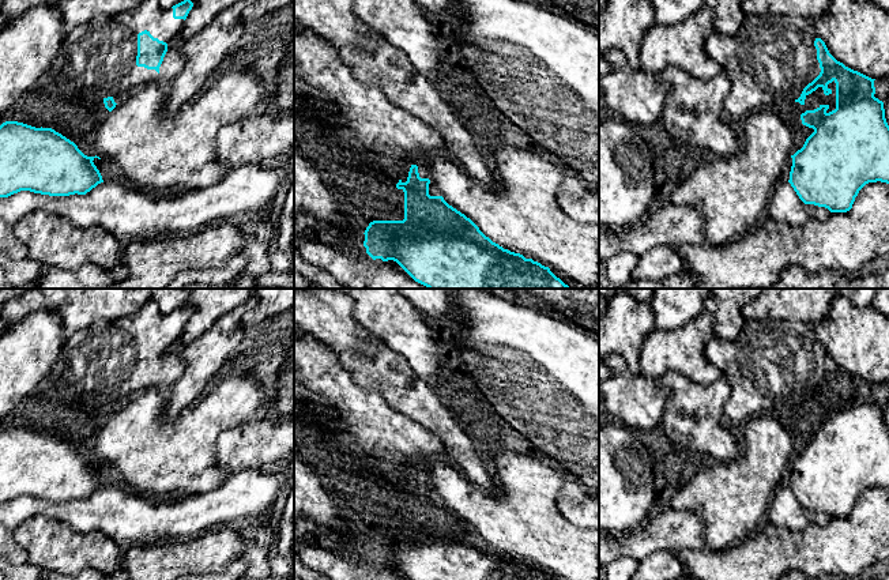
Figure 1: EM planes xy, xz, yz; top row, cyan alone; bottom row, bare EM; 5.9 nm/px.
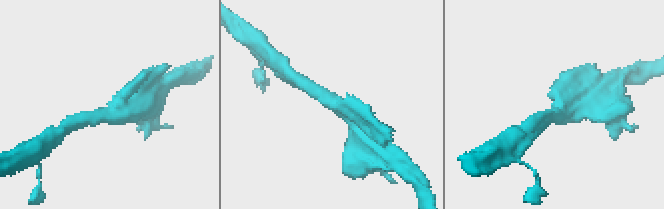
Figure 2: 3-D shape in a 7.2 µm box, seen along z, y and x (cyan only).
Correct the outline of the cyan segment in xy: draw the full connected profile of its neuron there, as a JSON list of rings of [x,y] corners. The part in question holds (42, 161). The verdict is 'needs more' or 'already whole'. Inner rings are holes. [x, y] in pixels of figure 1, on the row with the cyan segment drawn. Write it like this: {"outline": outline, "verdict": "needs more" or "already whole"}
{"outline": [[[5,121],[0,125],[0,197],[8,197],[20,191],[49,196],[86,195],[103,182],[94,159],[99,157],[84,155],[78,146],[52,128],[35,128],[18,121]]], "verdict": "already whole"}

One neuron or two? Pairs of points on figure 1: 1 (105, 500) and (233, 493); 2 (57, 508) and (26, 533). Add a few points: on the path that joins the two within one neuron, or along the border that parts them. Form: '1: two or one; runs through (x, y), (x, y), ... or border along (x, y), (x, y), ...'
1: one; runs through (136, 512), (202, 512)
2: two; border along (17, 527), (44, 515), (75, 531)

